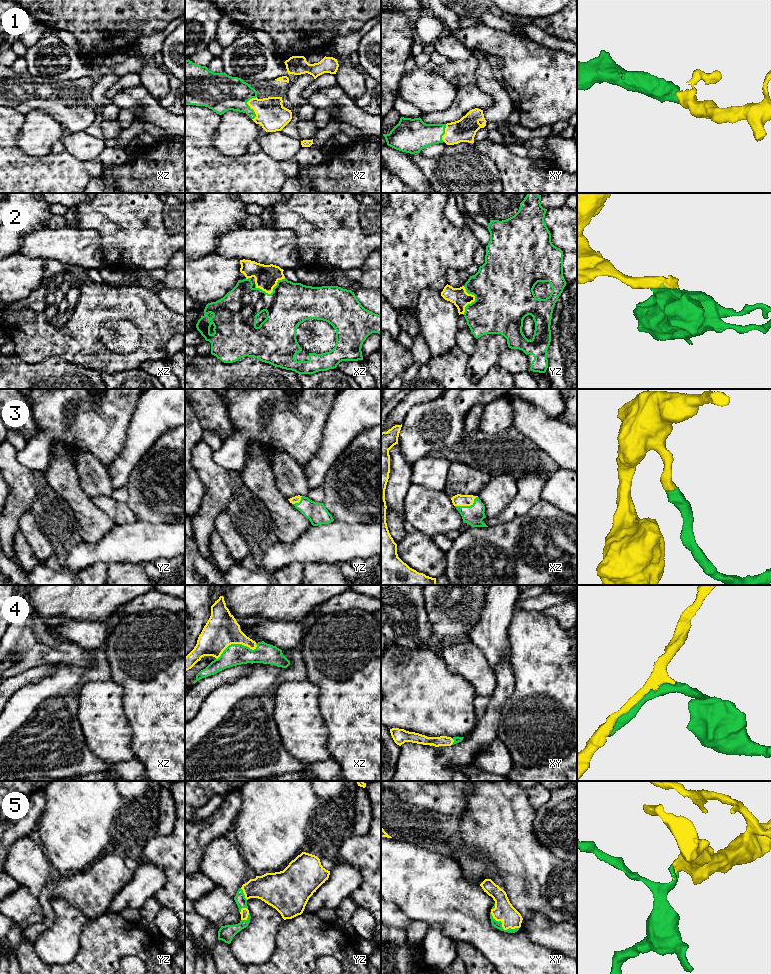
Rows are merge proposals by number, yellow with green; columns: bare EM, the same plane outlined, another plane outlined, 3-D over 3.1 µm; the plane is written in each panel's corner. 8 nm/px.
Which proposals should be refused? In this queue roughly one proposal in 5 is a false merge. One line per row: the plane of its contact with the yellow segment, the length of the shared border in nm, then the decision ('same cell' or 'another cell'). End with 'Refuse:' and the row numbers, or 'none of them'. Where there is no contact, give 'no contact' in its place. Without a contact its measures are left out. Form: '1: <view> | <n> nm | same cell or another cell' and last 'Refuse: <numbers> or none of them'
1: xz | 190 nm | same cell
2: xz | 260 nm | same cell
3: xz | 200 nm | same cell
4: xz | 360 nm | same cell
5: xy | 260 nm | same cell
Refuse: none of them

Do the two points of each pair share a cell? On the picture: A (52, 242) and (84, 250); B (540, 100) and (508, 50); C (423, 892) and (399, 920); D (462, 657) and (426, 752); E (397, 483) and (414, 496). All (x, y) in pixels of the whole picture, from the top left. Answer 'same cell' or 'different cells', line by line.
A: same cell
B: same cell
C: different cells
D: different cells
E: different cells

